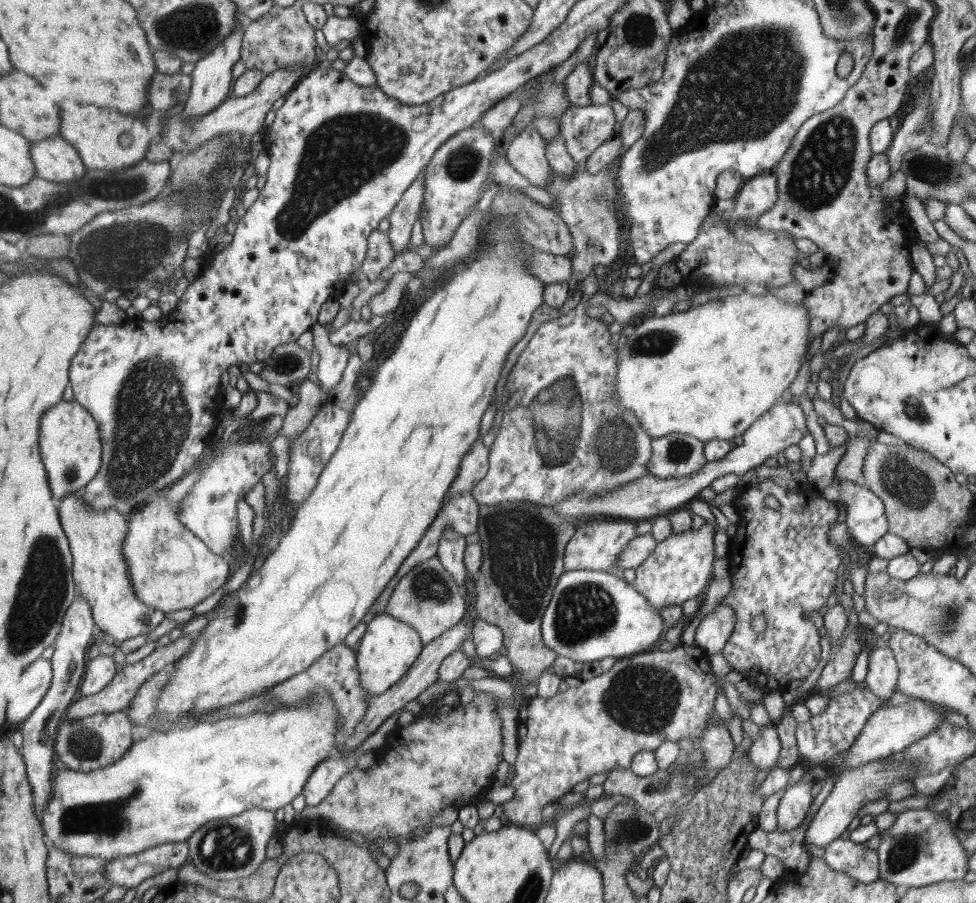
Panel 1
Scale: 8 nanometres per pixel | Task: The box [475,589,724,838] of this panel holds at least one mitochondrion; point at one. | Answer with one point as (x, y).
(642, 697)

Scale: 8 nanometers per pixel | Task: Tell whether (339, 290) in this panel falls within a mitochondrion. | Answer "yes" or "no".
no

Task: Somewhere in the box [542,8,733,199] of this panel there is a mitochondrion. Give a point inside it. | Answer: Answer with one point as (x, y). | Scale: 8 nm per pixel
(640, 32)

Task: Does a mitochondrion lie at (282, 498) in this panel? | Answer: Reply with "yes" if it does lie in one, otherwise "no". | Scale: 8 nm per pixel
no

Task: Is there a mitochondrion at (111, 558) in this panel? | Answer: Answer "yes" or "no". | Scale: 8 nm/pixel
no

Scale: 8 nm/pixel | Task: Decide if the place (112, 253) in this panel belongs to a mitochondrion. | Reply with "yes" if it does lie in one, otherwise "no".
yes

